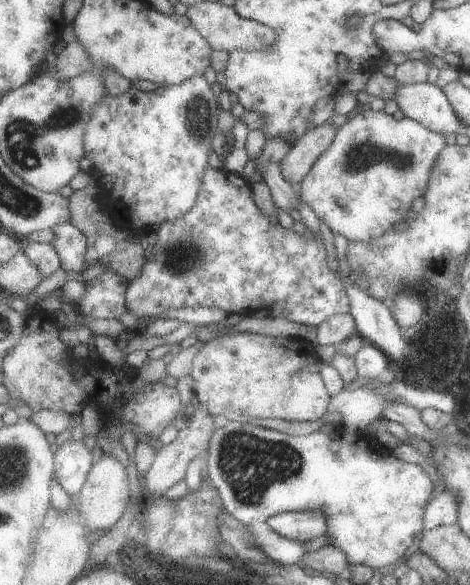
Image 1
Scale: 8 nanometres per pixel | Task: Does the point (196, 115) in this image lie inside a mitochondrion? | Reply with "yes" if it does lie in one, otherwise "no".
yes

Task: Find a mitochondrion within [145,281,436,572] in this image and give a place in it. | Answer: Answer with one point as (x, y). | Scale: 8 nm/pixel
(248, 464)

